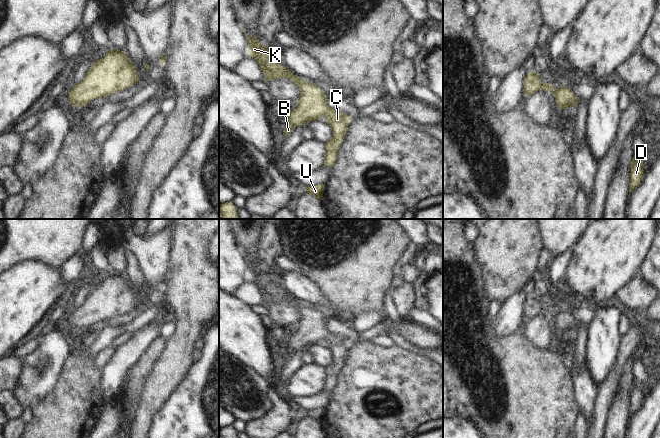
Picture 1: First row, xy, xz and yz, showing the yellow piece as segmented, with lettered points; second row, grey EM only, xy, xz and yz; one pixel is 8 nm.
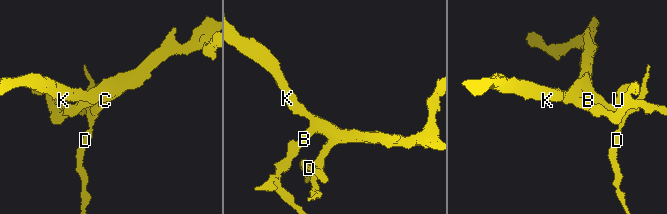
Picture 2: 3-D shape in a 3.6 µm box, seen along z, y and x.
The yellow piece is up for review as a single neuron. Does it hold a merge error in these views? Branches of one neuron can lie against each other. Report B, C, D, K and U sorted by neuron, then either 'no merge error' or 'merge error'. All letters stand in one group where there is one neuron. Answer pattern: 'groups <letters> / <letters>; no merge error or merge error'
groups B C D K U; no merge error

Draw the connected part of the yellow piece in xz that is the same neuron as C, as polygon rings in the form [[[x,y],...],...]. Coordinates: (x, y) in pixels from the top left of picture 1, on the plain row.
[[[246,252],[243,255],[247,261],[249,271],[249,280],[254,282],[265,301],[264,304],[274,304],[278,302],[288,302],[298,309],[301,317],[298,321],[298,328],[295,334],[292,334],[284,343],[286,352],[283,354],[287,361],[298,349],[304,349],[309,345],[316,345],[324,340],[326,347],[333,353],[333,361],[325,367],[326,378],[324,389],[332,391],[337,383],[337,376],[343,366],[345,357],[348,353],[351,342],[343,336],[337,335],[327,329],[327,319],[323,314],[316,311],[292,298],[285,290],[278,288],[269,280],[269,272],[262,269],[254,260],[246,258]]]

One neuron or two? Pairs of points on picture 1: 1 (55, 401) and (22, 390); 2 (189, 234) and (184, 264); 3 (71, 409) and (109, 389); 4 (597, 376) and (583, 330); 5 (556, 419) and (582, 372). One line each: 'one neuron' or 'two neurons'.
1: two neurons
2: one neuron
3: two neurons
4: two neurons
5: two neurons

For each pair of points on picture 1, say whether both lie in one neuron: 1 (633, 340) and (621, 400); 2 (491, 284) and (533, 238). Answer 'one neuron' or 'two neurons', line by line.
1: two neurons
2: one neuron

